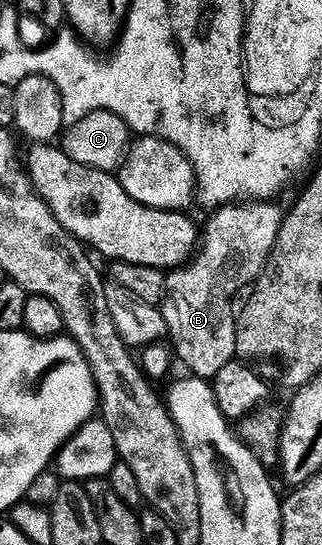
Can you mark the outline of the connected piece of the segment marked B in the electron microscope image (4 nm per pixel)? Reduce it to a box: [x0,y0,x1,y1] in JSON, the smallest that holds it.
[162,201,285,381]

